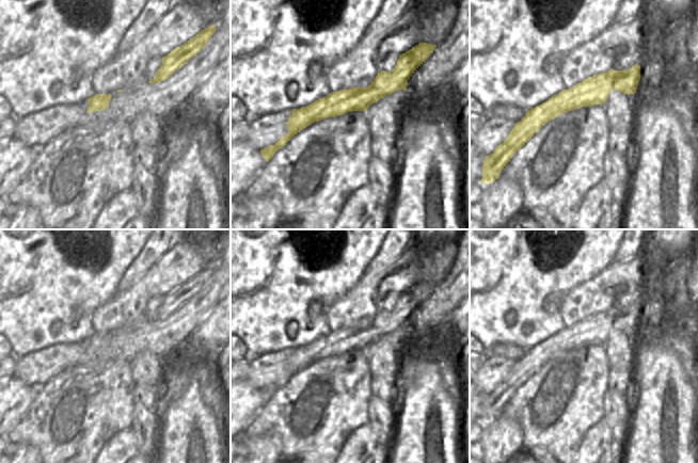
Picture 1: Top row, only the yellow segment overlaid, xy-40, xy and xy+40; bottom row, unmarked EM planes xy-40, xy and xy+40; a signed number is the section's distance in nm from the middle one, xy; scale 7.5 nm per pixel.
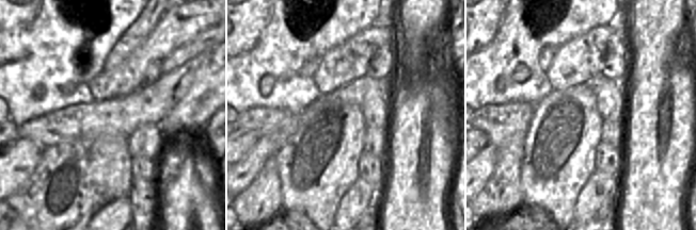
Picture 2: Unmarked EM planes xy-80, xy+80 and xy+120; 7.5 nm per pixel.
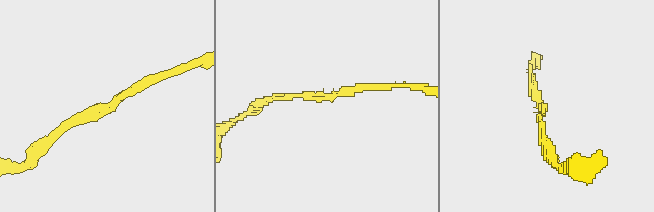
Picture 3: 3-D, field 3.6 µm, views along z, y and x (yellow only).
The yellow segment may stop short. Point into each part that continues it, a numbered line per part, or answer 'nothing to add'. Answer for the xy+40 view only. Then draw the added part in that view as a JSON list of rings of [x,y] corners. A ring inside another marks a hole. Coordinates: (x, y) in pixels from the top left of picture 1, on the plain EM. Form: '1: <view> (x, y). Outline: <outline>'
nothing to add.

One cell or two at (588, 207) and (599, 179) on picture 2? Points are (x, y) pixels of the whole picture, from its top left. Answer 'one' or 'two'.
one

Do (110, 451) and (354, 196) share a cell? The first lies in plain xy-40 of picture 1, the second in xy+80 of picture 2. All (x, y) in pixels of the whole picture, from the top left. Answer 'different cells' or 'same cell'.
same cell

